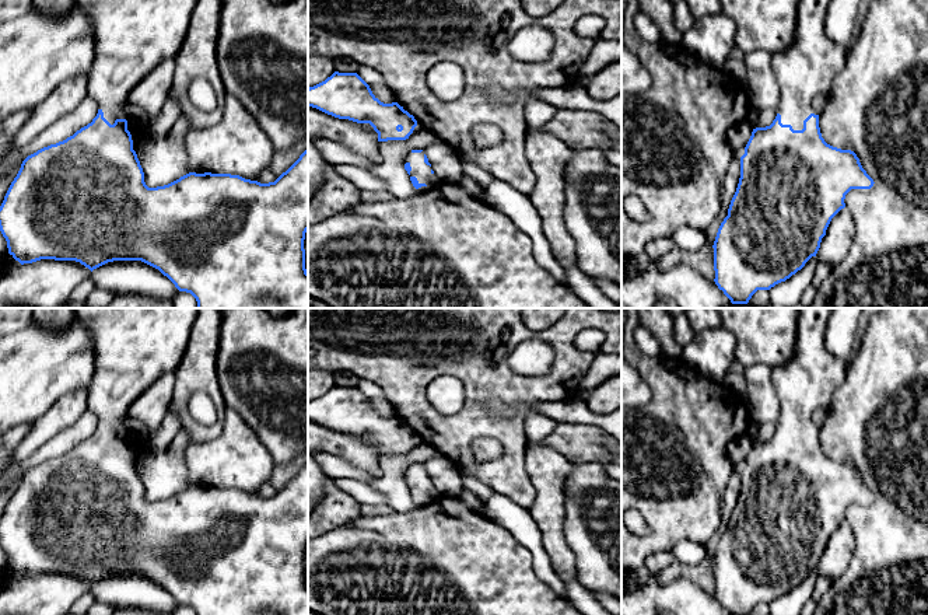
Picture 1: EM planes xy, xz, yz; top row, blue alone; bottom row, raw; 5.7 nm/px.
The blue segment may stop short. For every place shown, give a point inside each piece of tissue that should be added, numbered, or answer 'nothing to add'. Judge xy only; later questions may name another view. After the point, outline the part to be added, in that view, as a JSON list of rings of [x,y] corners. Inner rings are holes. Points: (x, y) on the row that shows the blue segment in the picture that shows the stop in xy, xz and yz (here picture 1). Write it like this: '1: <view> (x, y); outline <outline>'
1: xy (132, 37); outline [[[76,0],[94,29],[94,62],[87,91],[104,118],[113,125],[126,119],[123,105],[130,91],[161,62],[175,59],[182,48],[197,0]]]

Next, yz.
1: yz (806, 69); outline [[[798,0],[798,28],[794,43],[780,53],[771,55],[771,67],[780,81],[780,106],[777,113],[781,115],[782,125],[791,125],[794,130],[803,129],[803,120],[810,115],[817,115],[812,108],[812,99],[816,95],[827,95],[836,76],[844,69],[847,50],[844,45],[837,45],[826,35],[824,18],[830,0]]]

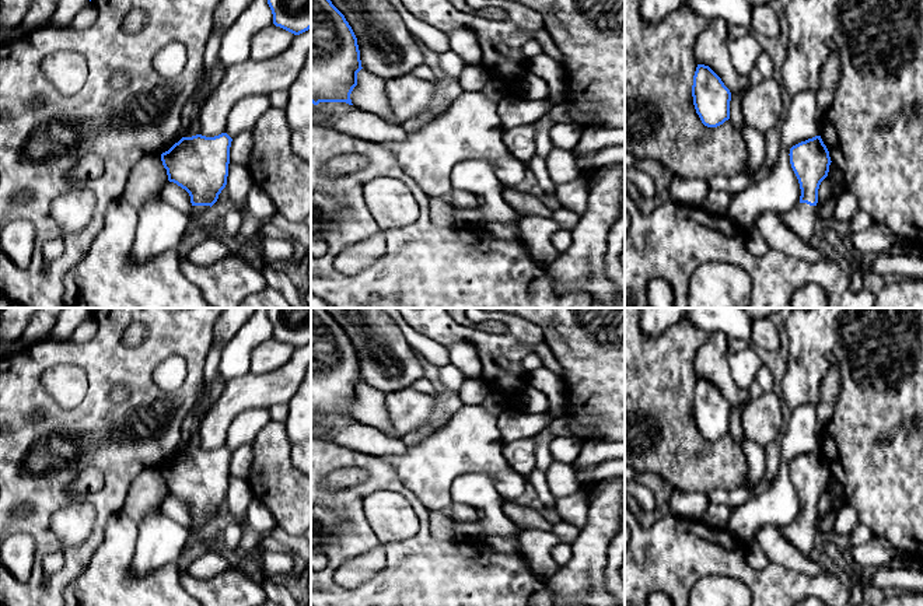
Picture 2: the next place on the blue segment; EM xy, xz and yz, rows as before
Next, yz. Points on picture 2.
1: yz (801, 220); outline [[[798,203],[790,213],[779,213],[779,217],[801,241],[810,242],[818,220],[818,209]]]

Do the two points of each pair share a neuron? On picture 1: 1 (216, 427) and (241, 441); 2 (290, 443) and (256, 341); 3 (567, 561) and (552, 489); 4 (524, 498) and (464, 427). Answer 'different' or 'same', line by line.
1: different
2: same
3: same
4: same

